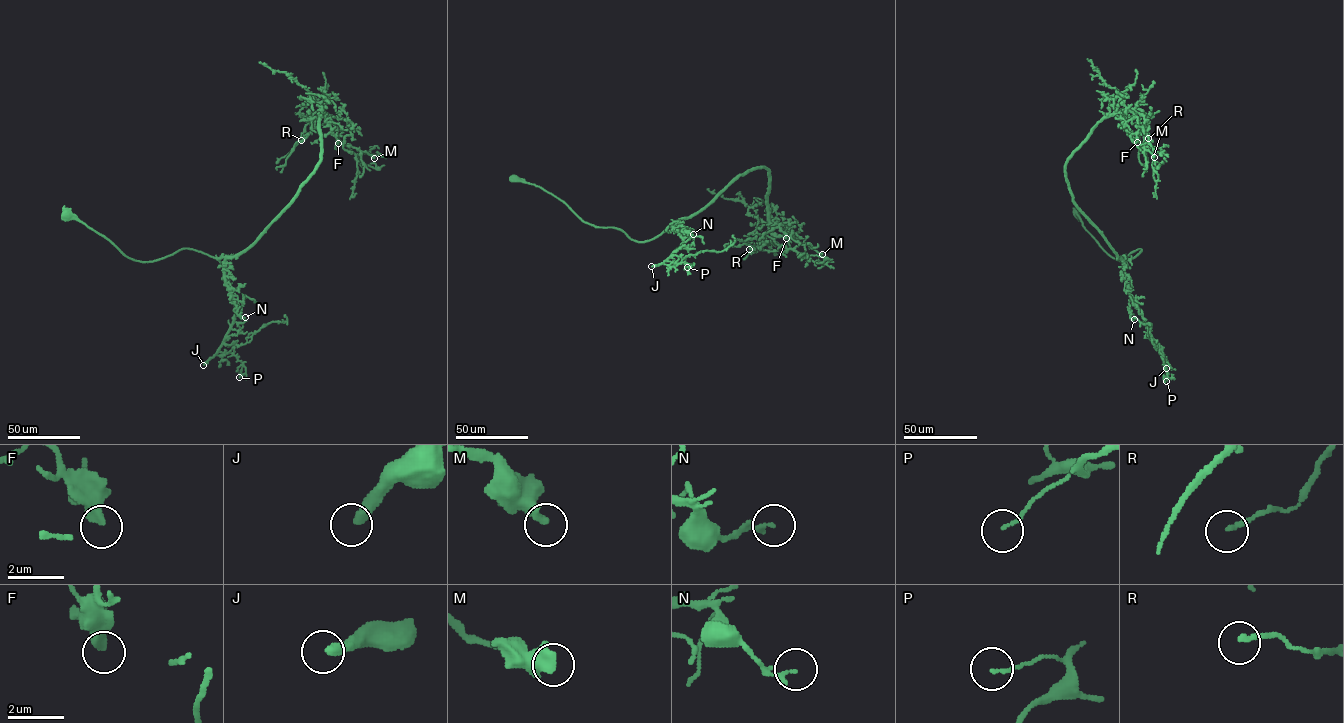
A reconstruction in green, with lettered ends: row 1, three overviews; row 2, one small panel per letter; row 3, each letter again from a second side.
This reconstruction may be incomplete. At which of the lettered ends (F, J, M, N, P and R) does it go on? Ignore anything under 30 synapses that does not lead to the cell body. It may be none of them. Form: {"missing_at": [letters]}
{"missing_at": []}

